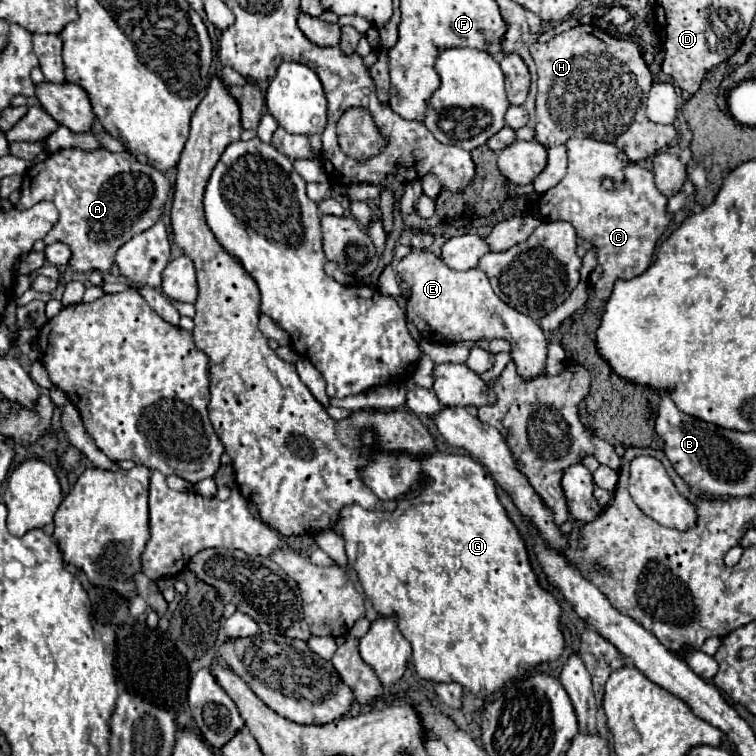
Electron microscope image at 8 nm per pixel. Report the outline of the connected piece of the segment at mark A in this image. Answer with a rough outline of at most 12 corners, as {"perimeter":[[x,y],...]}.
{"perimeter":[[62,150],[24,174],[18,210],[60,212],[76,272],[114,266],[160,220],[170,182],[130,152]]}

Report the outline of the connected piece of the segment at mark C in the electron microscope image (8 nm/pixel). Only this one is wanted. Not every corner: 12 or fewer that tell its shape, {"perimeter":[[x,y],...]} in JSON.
{"perimeter":[[570,138],[540,220],[598,248],[606,302],[650,266],[672,220],[654,174],[614,144]]}

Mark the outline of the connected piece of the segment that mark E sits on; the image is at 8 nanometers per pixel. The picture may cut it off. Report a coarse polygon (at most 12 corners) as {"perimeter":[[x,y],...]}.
{"perimeter":[[414,248],[396,266],[406,318],[434,342],[508,340],[522,378],[544,370],[536,320],[478,268]]}

